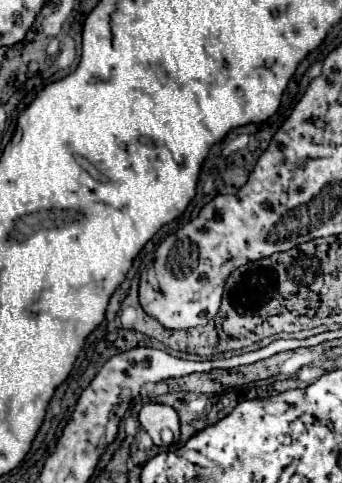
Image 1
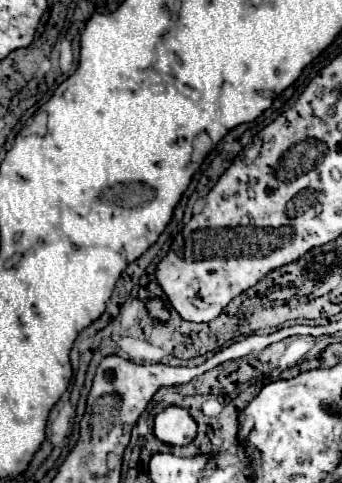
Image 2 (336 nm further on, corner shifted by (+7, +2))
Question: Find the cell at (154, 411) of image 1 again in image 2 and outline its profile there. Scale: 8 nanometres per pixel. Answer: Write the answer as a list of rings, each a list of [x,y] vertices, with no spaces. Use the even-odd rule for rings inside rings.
[[[169,406],[155,416],[153,432],[157,440],[171,446],[185,446],[197,434],[197,424],[185,408]]]

